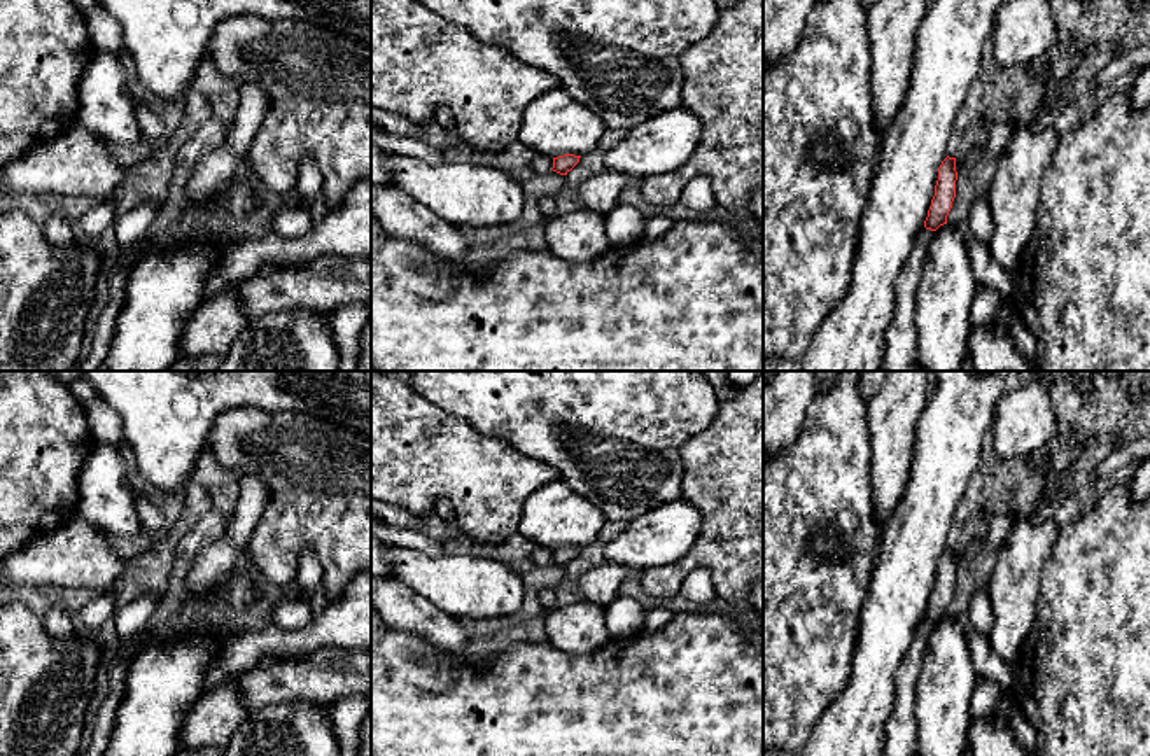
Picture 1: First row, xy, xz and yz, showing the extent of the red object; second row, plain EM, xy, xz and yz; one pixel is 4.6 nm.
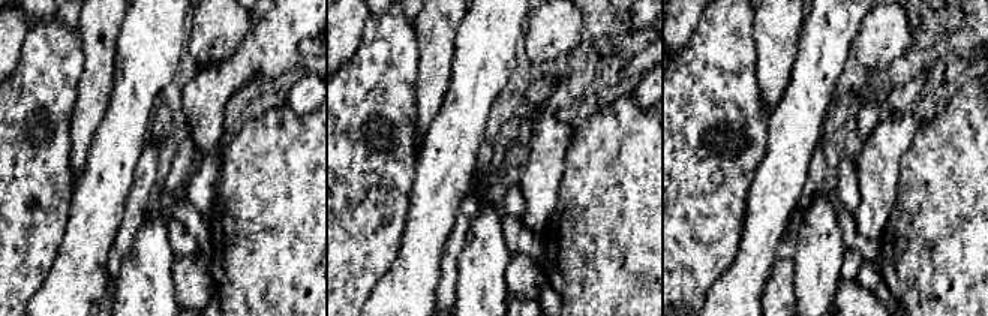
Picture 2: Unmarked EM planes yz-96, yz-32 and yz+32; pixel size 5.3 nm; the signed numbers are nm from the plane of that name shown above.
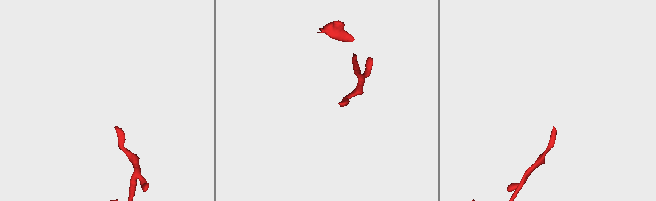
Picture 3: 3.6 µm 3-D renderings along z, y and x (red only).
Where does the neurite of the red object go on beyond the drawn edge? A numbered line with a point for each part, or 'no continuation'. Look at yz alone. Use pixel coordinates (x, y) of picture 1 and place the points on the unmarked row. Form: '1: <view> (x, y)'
no continuation

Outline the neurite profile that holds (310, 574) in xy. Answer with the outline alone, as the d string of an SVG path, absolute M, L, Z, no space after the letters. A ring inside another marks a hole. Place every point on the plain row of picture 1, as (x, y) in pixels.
M305 550L298 560L298 572L294 579L294 586L306 597L324 583L324 569L312 550Z

